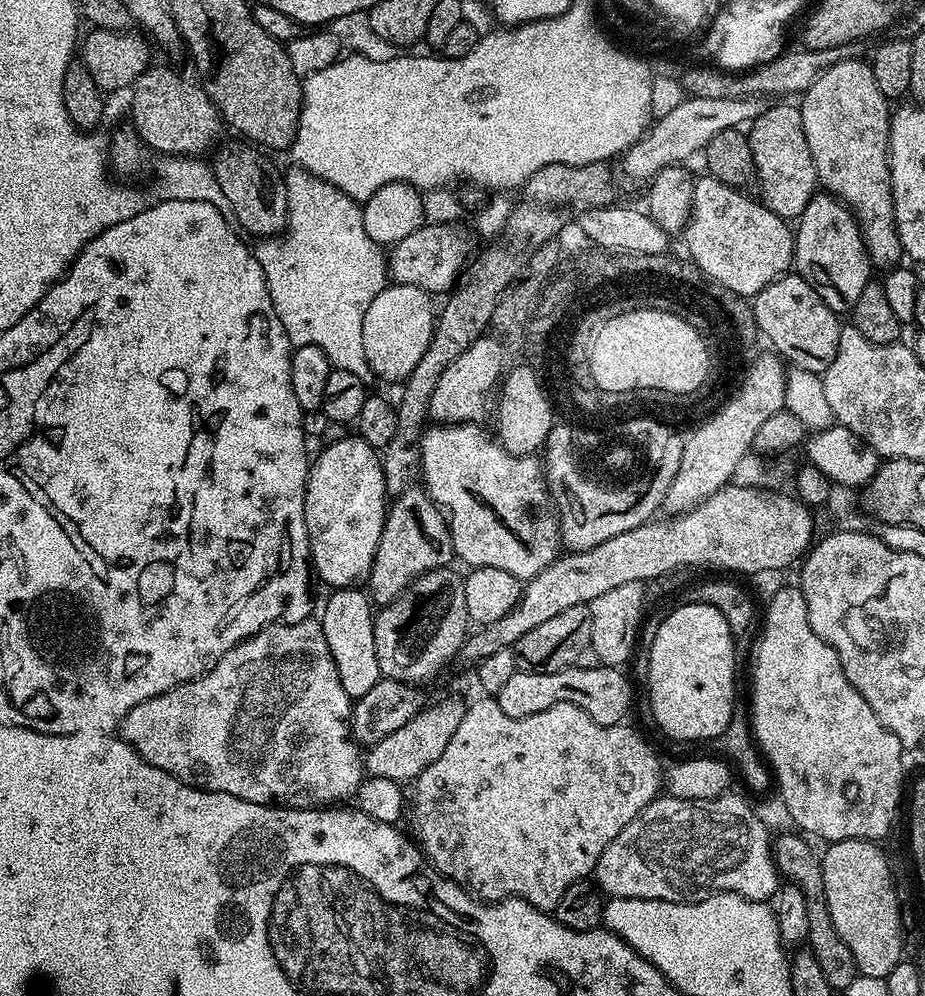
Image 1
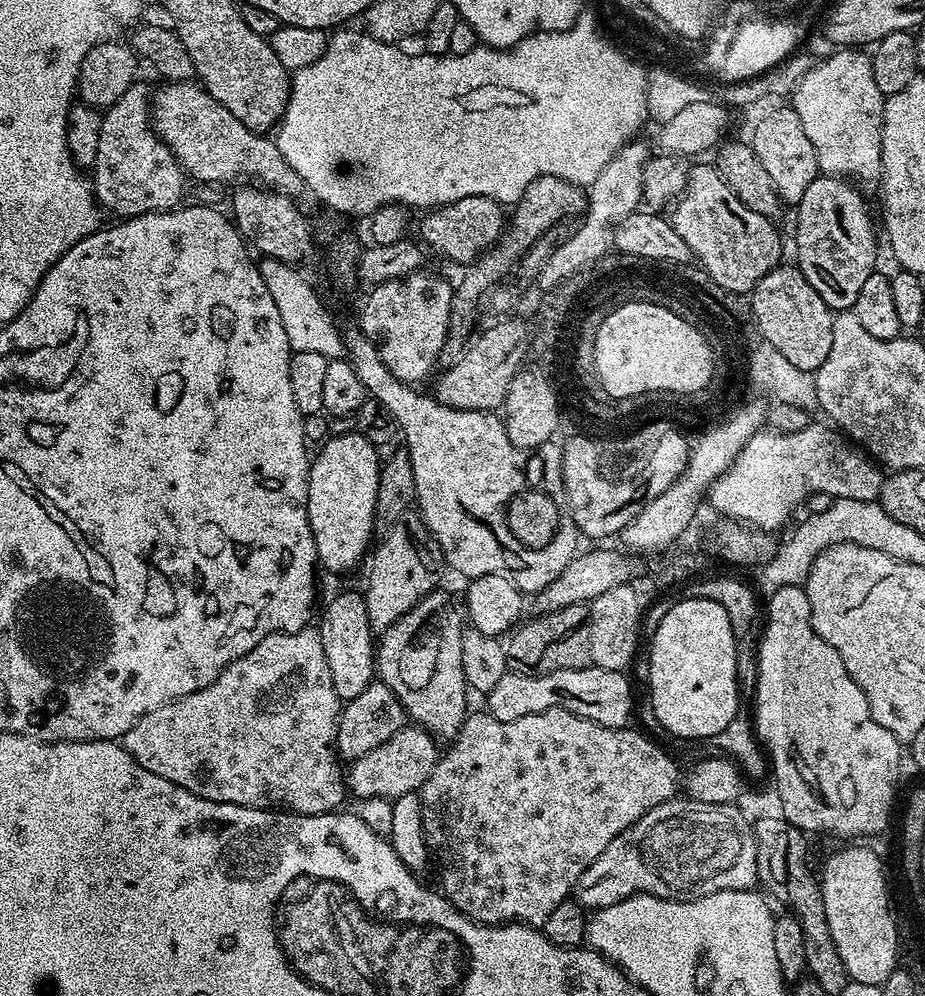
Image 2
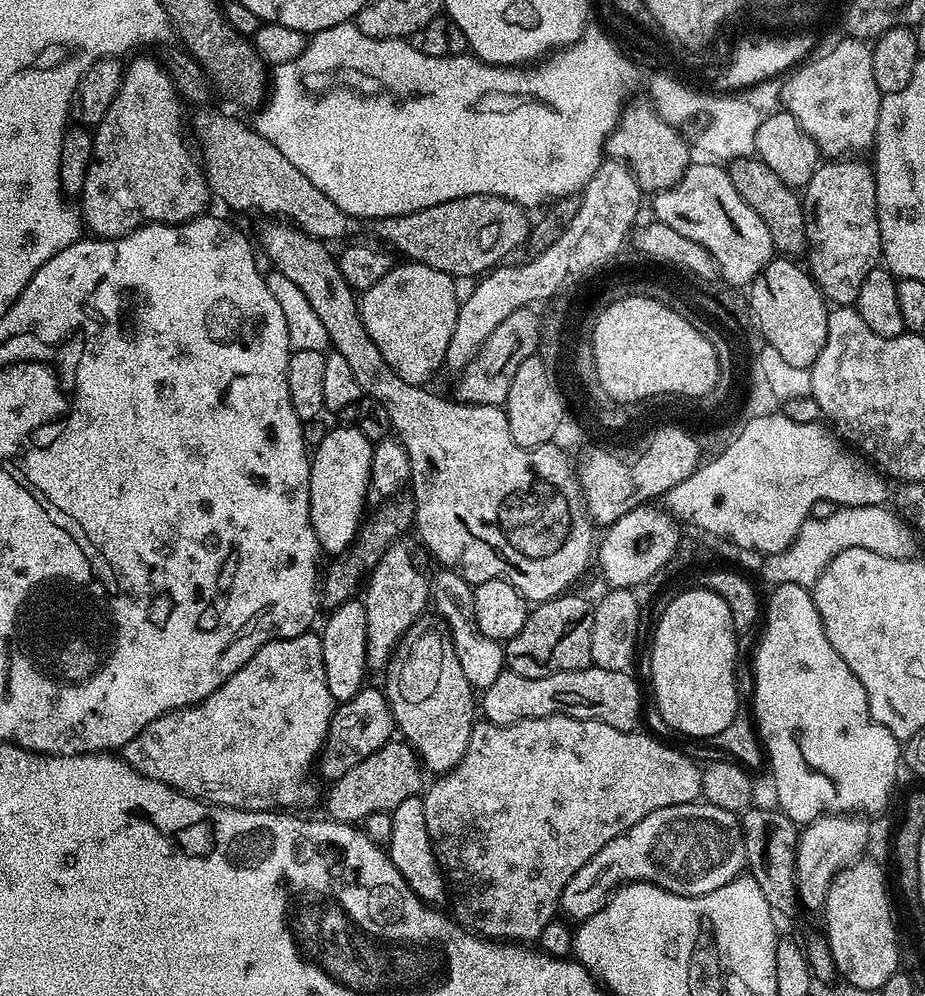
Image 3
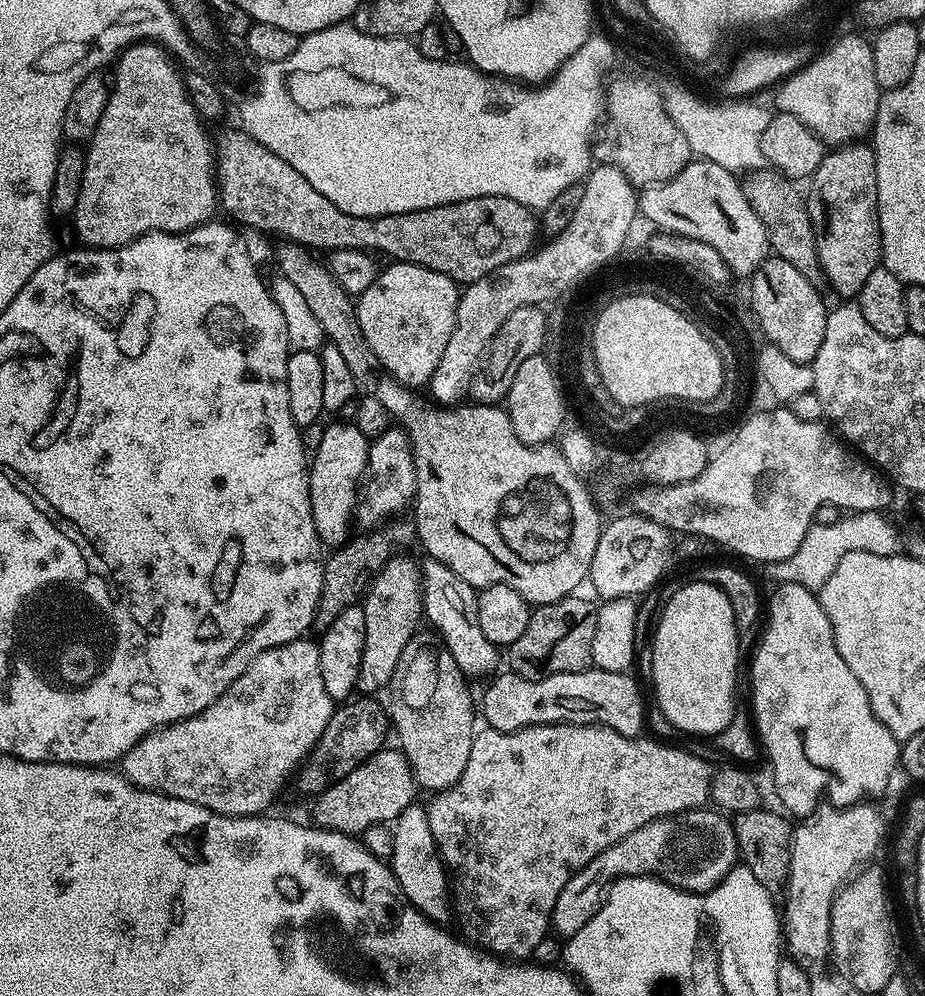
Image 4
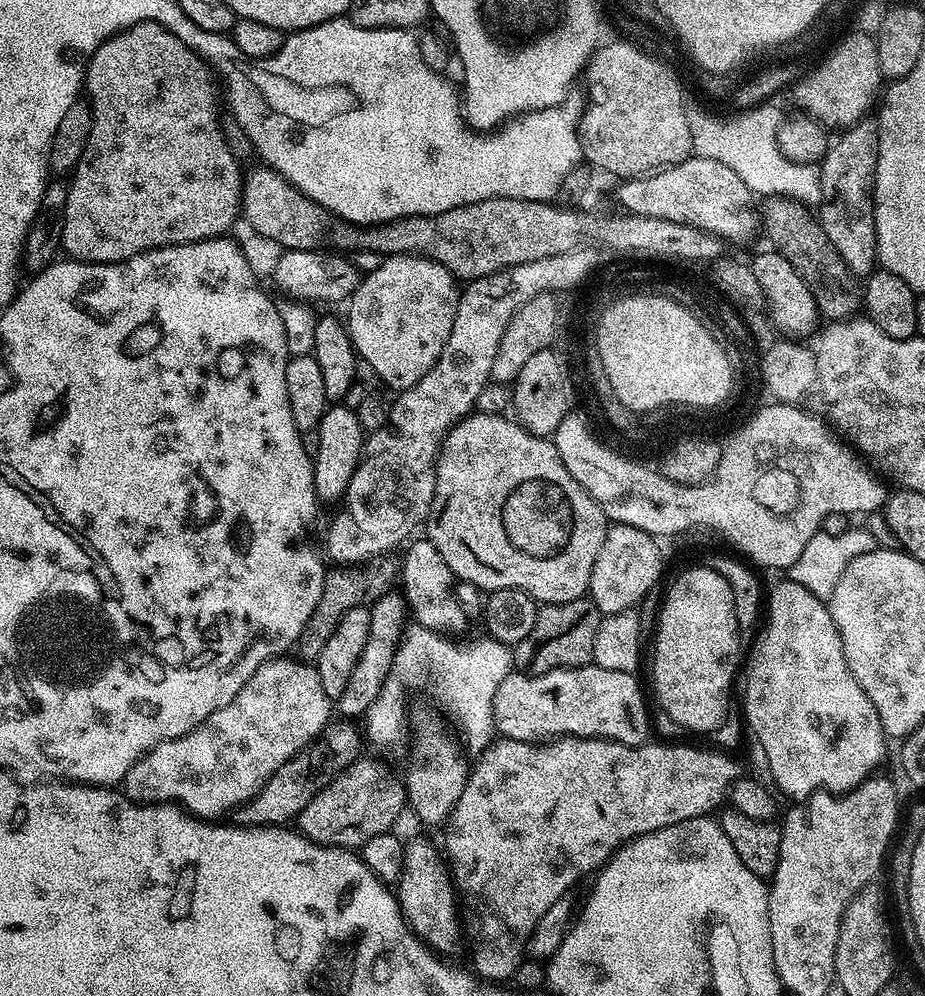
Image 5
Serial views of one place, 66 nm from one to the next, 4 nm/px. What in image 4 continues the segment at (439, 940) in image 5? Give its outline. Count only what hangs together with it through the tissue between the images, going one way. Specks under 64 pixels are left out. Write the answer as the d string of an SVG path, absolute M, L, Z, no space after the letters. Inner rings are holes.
M413 802L402 810L402 814L391 825L394 850L390 857L390 867L400 887L400 895L417 912L433 922L444 922L450 916L450 877L444 860L430 834L428 809L420 802Z

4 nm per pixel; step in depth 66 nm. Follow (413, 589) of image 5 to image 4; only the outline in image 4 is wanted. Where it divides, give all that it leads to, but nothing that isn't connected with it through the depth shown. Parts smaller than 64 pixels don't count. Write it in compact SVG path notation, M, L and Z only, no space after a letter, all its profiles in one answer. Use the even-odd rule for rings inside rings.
M428 558L422 564L422 595L424 598L424 611L422 613L425 621L432 620L435 631L438 633L443 644L450 650L454 662L465 672L467 677L472 678L474 674L495 671L497 645L482 634L482 626L476 624L476 617L471 611L468 612L459 604L459 588L462 588L461 581L442 562Z

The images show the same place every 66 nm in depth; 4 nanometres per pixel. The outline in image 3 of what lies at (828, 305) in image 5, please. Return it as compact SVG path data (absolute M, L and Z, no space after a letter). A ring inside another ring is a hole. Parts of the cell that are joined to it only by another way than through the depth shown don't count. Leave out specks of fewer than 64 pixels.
M745 158L731 161L728 176L734 182L734 190L742 194L746 206L766 222L766 230L770 230L772 247L777 253L788 258L796 258L807 249L808 235L806 222L808 221L806 209L802 203L802 196L797 189L792 188L770 166L766 166L759 158Z

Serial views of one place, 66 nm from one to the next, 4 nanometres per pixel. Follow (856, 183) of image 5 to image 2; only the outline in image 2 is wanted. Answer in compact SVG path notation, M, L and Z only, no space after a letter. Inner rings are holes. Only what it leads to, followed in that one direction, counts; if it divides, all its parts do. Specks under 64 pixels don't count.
M818 174L814 178L814 182L810 182L810 186L806 186L806 194L802 194L800 203L795 205L796 212L796 260L800 272L806 278L806 282L810 282L810 286L814 286L814 290L818 290L818 294L822 298L822 302L826 302L826 306L833 310L851 310L854 302L858 302L858 293L862 291L862 286L866 282L866 278L870 278L872 272L877 271L876 264L876 232L878 236L878 228L872 225L872 216L868 213L868 204L864 201L864 196L855 188L851 179L842 176L825 176Z

